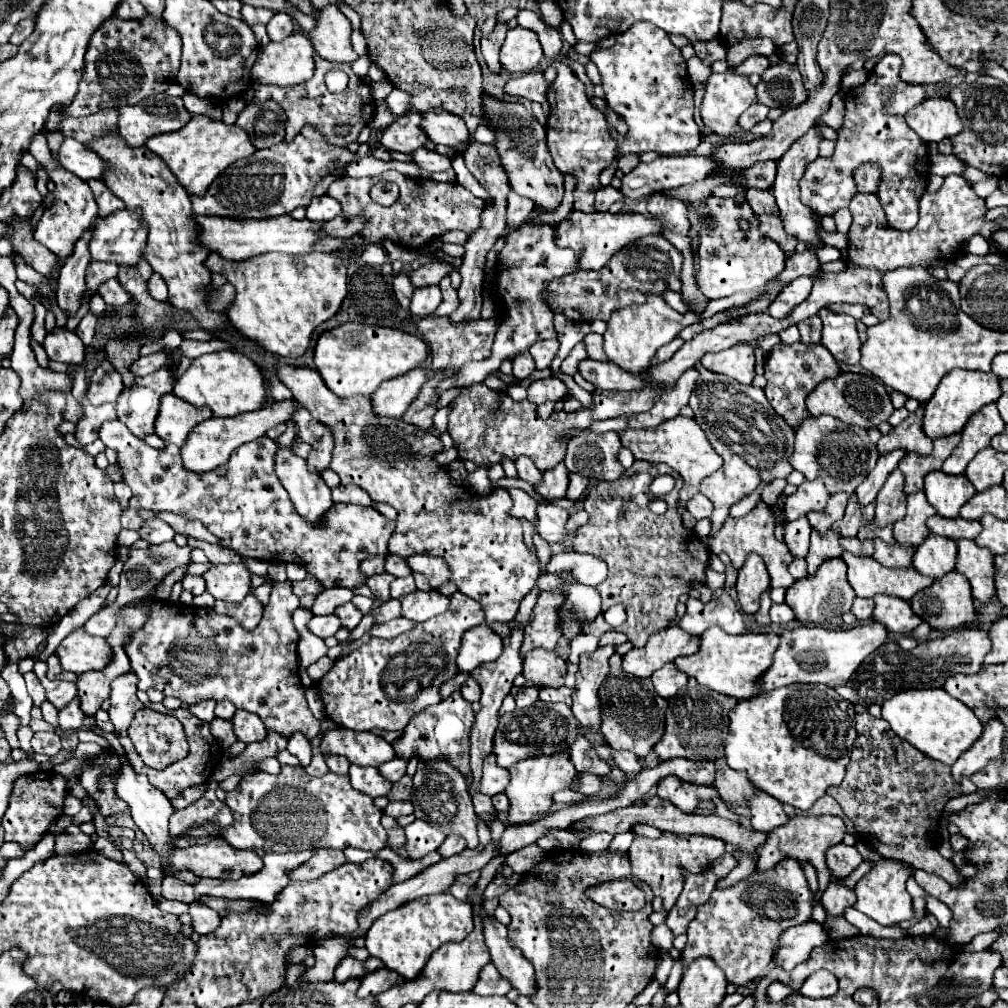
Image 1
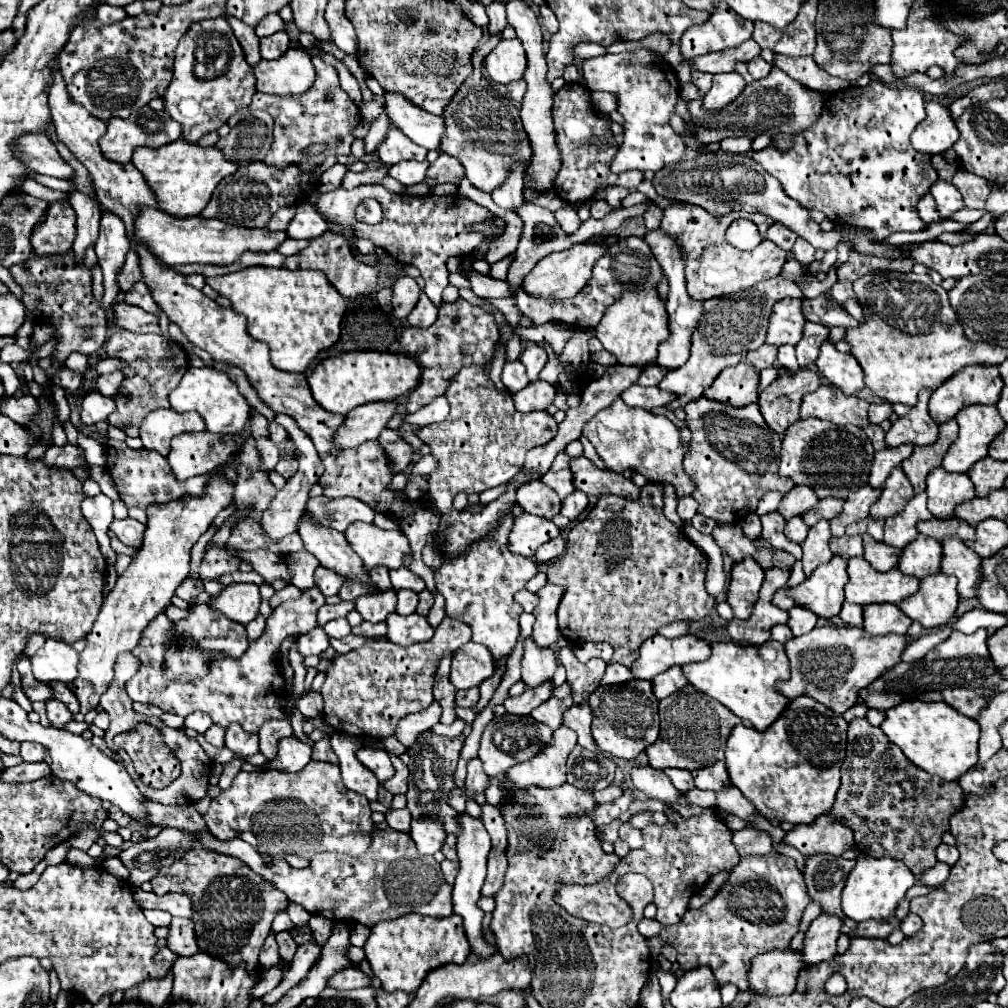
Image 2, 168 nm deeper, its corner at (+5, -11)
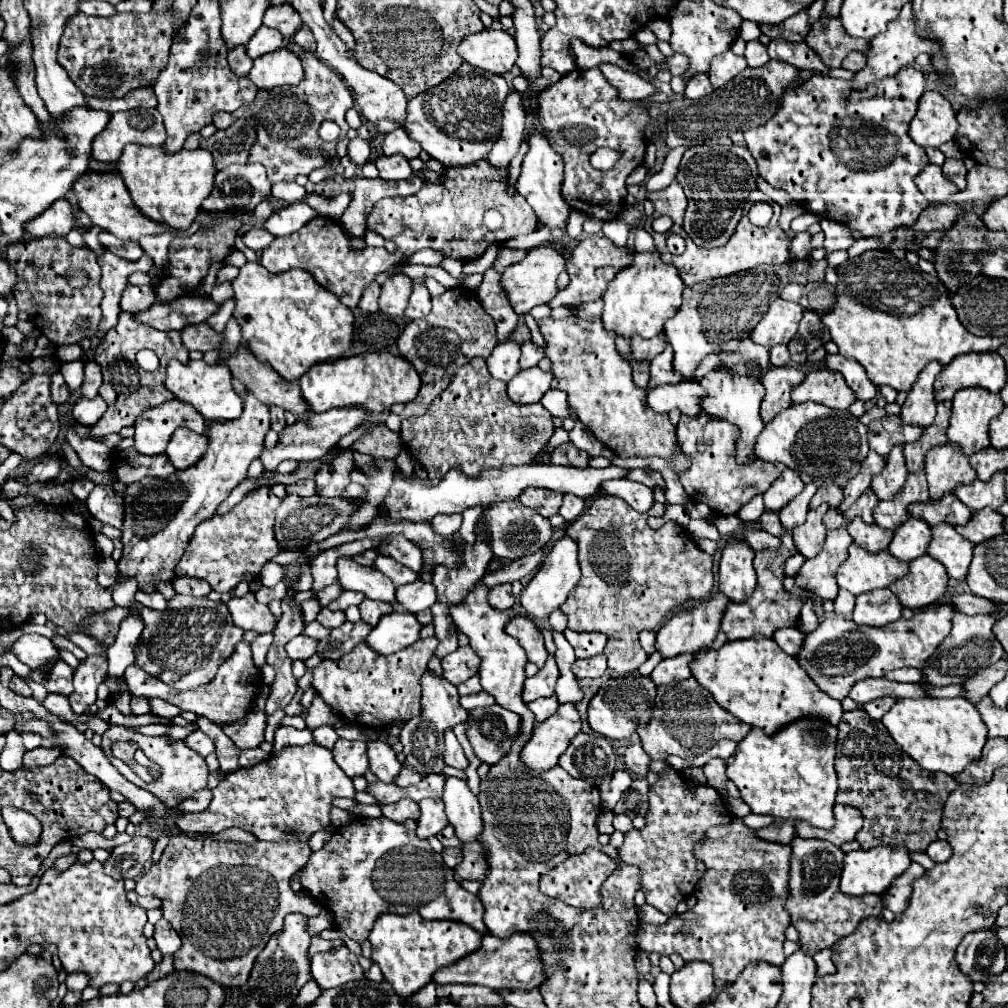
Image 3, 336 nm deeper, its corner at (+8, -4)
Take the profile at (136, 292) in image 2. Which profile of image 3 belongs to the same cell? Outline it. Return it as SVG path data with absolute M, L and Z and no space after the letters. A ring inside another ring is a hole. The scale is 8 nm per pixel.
M127 285L121 297L121 309L135 313L141 309L147 309L151 303L155 301L155 291L145 285L145 287L135 287L135 285Z

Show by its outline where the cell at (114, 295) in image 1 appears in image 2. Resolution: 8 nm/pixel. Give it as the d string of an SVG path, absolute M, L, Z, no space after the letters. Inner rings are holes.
M118 302L118 322L116 326L130 330L134 334L144 334L144 332L154 332L160 334L160 324L158 316L144 312L138 306L130 306L126 302Z

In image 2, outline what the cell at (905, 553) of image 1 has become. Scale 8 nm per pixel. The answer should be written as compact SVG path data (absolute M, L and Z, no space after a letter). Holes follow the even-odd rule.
M862 534L862 540L864 540L864 558L872 564L872 568L876 568L878 572L886 572L896 566L900 548L892 548L886 546L884 542L876 542L870 534Z

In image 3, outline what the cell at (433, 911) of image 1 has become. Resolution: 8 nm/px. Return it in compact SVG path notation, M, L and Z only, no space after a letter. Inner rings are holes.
M417 913L409 915L379 915L369 935L371 961L383 971L383 977L393 985L399 997L409 997L431 981L431 975L445 965L451 965L475 951L481 945L481 935L473 927L463 923L425 921Z

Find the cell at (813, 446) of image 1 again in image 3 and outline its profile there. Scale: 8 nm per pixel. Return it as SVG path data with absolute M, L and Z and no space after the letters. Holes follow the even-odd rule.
M817 403L791 405L781 411L765 425L755 443L755 455L761 461L785 463L803 479L803 483L813 483L817 487L845 487L847 481L857 475L865 453L869 453L867 427L849 411L833 411Z

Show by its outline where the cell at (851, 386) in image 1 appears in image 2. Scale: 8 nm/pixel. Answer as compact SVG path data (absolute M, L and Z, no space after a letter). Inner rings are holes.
M822 384L818 390L806 394L800 406L800 418L820 418L834 424L868 426L868 402L856 396L846 396L842 390L830 384Z

